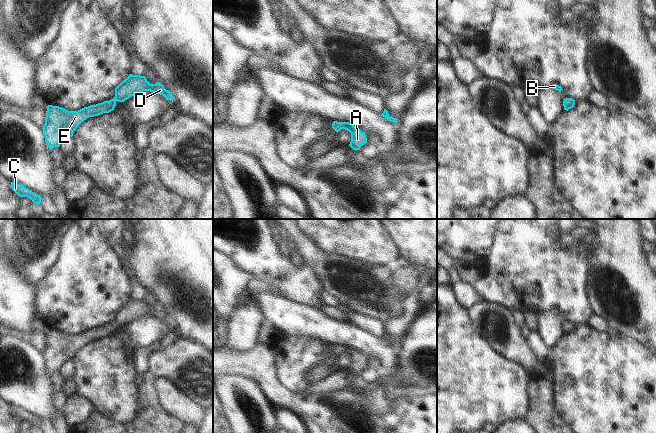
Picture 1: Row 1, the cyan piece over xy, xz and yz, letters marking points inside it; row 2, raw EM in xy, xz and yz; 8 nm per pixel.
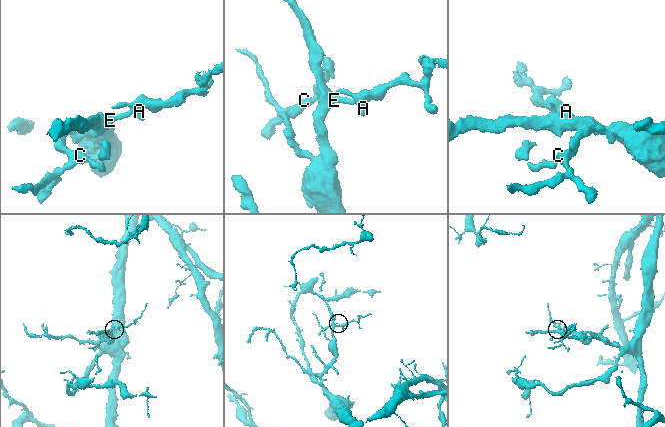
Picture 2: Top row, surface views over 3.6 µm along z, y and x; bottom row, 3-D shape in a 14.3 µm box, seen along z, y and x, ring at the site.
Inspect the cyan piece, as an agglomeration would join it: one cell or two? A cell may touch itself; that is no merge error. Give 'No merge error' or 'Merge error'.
No merge error

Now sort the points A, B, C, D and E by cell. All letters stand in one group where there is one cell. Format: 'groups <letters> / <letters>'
groups A B C D E

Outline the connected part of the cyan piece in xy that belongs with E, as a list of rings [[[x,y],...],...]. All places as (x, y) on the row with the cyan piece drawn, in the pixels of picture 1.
[[[129,74],[115,88],[115,97],[109,101],[90,105],[78,111],[68,111],[59,106],[48,105],[45,124],[42,128],[47,147],[50,150],[59,147],[65,138],[73,136],[74,131],[84,120],[103,113],[109,113],[114,110],[117,101],[124,102],[131,96],[143,91],[160,94],[166,100],[172,101],[171,92],[166,90],[161,83],[150,84],[145,76]]]

